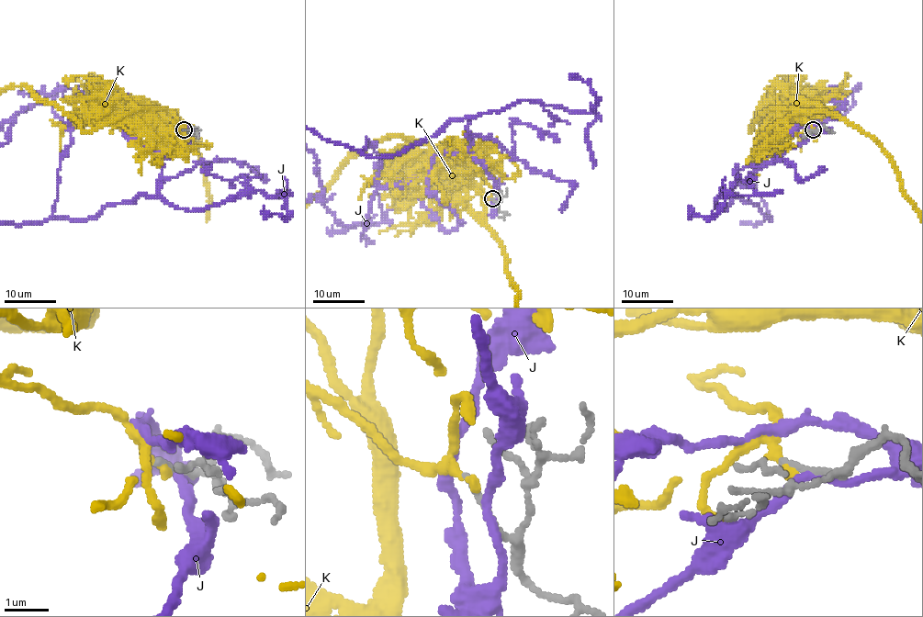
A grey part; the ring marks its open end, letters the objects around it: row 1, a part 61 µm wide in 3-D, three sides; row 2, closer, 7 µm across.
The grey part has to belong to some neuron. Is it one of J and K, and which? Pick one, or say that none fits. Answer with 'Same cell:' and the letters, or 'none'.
Same cell: none

